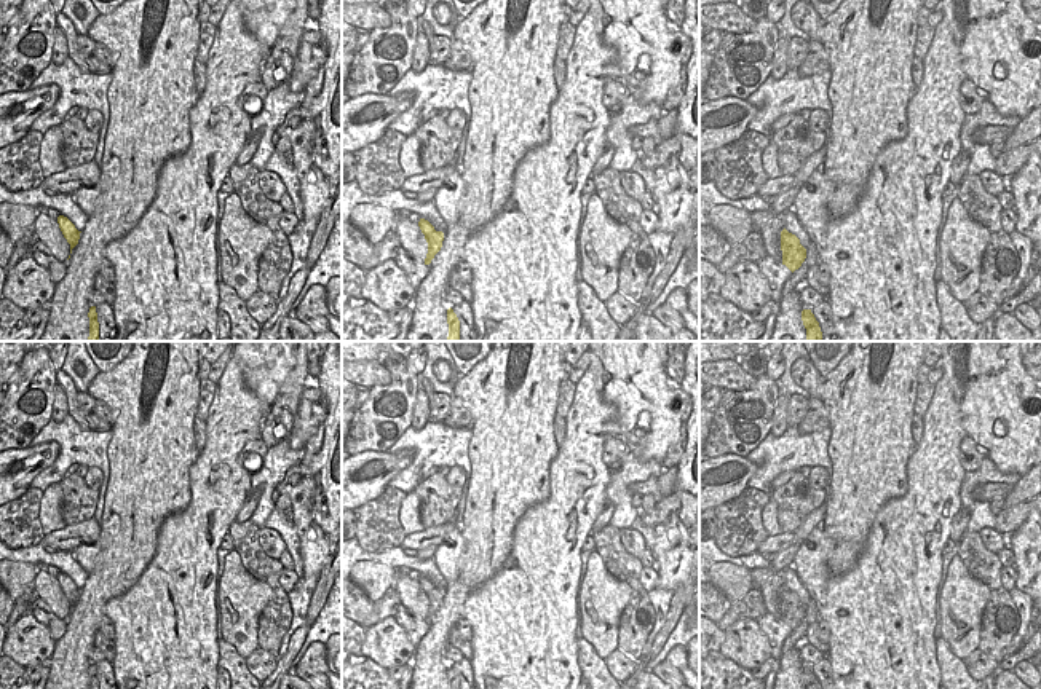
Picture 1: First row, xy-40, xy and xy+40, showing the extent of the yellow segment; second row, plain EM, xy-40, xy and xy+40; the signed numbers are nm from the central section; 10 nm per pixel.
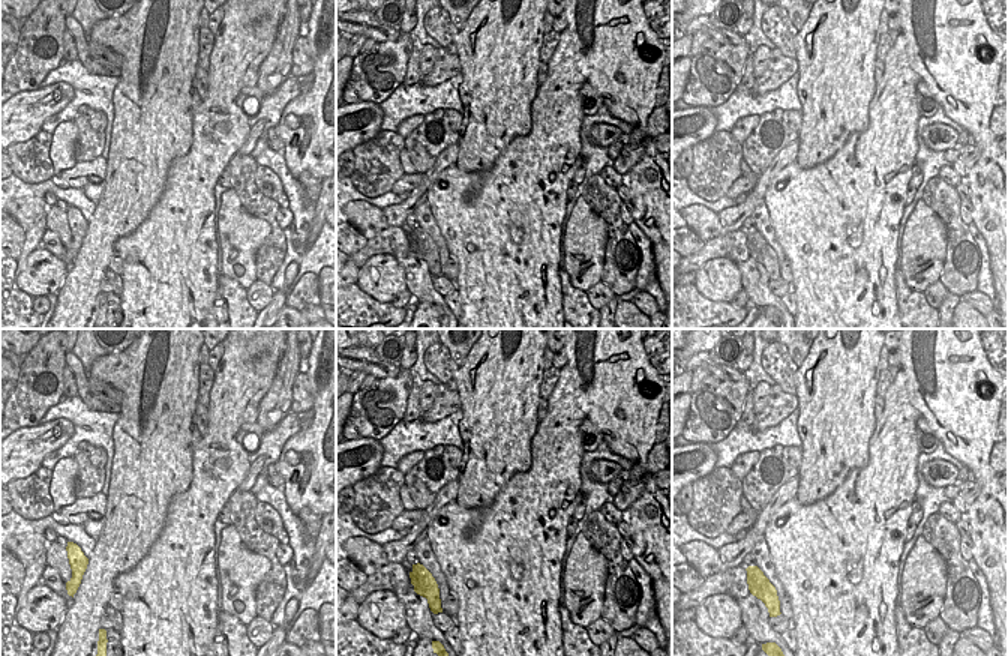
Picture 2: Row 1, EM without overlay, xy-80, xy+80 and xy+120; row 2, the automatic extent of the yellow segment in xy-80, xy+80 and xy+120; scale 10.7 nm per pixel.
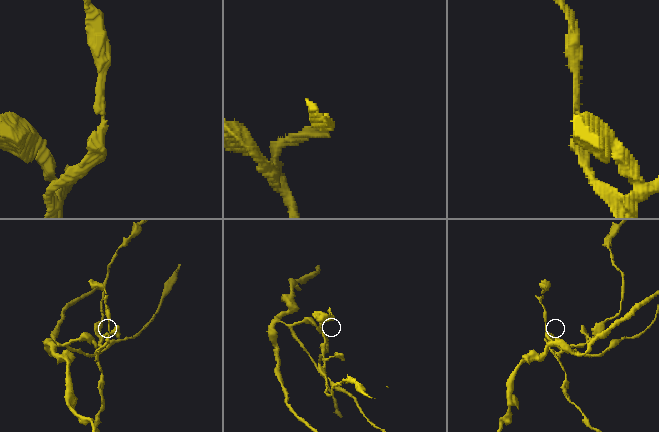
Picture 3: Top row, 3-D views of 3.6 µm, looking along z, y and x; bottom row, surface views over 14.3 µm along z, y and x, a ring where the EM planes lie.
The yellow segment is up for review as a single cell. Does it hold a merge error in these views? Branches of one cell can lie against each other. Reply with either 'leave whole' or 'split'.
split

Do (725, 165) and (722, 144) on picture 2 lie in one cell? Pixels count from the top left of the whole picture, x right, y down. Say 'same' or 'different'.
same

